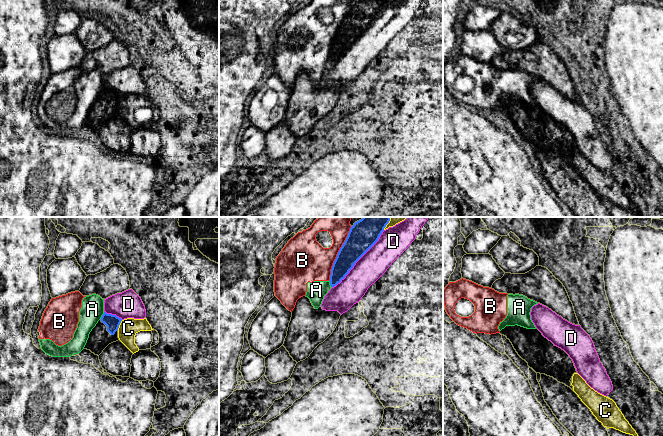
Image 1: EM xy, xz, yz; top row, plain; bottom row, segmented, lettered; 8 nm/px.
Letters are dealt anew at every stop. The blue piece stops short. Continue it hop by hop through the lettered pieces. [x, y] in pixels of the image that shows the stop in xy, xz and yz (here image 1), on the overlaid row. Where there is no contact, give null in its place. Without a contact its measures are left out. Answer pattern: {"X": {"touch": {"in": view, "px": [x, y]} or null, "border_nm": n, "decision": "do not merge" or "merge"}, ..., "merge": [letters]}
{"A": {"touch": {"in": "xy", "px": [102, 315]}, "border_nm": 70, "decision": "do not merge"}, "B": {"touch": {"in": "xz", "px": [338, 253]}, "border_nm": 480, "decision": "do not merge"}, "C": {"touch": {"in": "xy", "px": [119, 324]}, "border_nm": 90, "decision": "do not merge"}, "D": {"touch": {"in": "xz", "px": [358, 259]}, "border_nm": 650, "decision": "do not merge"}, "merge": []}

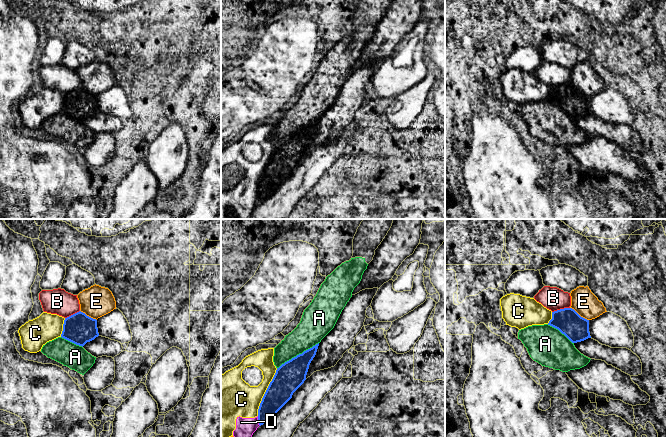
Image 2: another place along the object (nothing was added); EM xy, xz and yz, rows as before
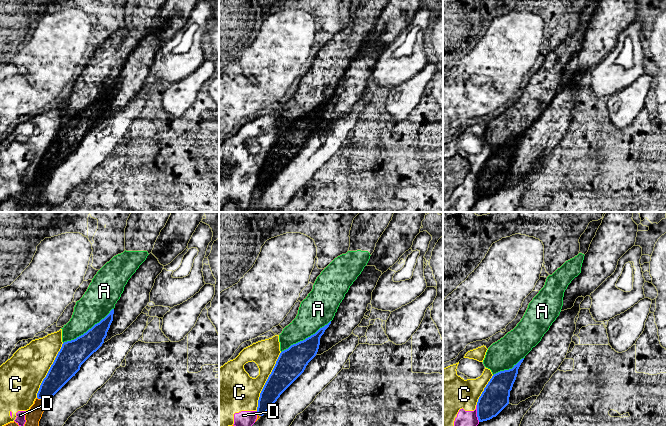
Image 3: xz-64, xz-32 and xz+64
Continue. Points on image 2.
{"A": {"touch": {"in": "xz", "px": [297, 355]}, "border_nm": 400, "decision": "do not merge"}, "B": {"touch": {"in": "yz", "px": [560, 309]}, "border_nm": 150, "decision": "do not merge"}, "C": {"touch": {"in": "xz", "px": [265, 392]}, "border_nm": 420, "decision": "do not merge"}, "D": {"touch": {"in": "xz", "px": [258, 420]}, "border_nm": 80, "decision": "do not merge"}, "E": {"touch": {"in": "yz", "px": [578, 314]}, "border_nm": 190, "decision": "do not merge"}, "merge": []}

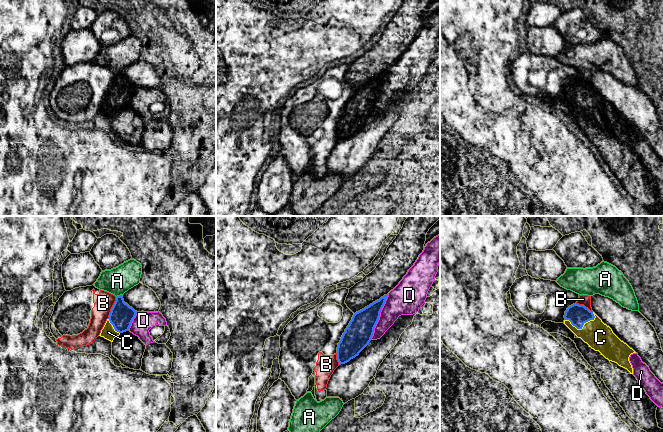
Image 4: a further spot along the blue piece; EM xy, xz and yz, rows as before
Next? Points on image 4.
{"A": {"touch": {"in": "xy", "px": [120, 295]}, "border_nm": 60, "decision": "do not merge"}, "B": {"touch": {"in": "xy", "px": [112, 308]}, "border_nm": 190, "decision": "do not merge"}, "C": {"touch": {"in": "yz", "px": [580, 328]}, "border_nm": 260, "decision": "merge"}, "D": {"touch": {"in": "xz", "px": [379, 316]}, "border_nm": 400, "decision": "do not merge"}, "merge": ["C"]}

